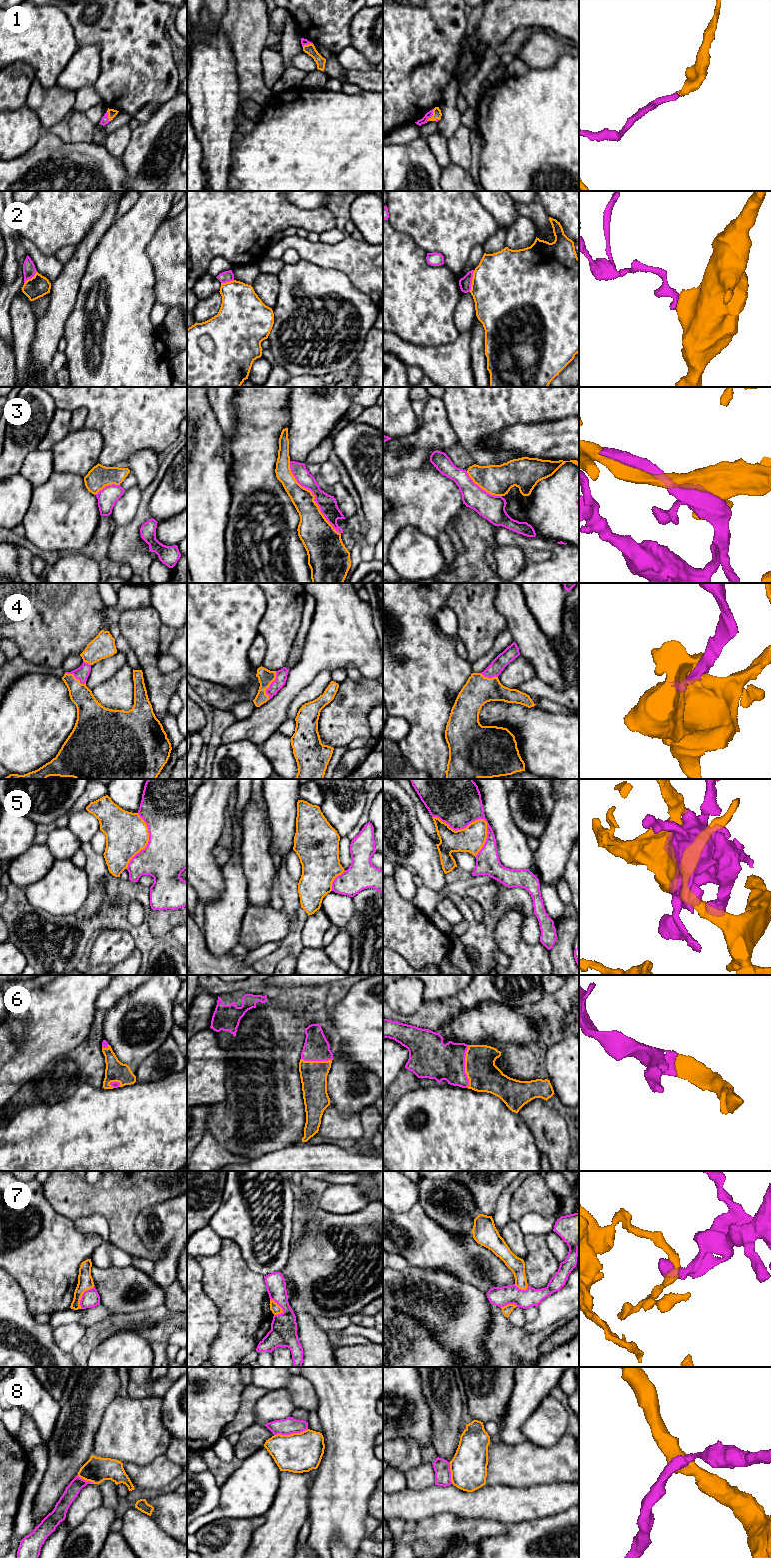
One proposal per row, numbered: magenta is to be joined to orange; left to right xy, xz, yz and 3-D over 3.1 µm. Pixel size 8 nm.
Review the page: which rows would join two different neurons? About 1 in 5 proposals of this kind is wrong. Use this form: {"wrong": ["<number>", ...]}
{"wrong": ["2", "7", "8"]}

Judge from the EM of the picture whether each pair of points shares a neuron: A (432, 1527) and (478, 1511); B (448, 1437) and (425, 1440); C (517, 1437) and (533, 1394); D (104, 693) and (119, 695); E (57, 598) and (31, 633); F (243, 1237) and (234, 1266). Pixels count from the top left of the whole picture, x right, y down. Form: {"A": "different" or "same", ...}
{"A": "different", "B": "different", "C": "same", "D": "same", "E": "same", "F": "different"}

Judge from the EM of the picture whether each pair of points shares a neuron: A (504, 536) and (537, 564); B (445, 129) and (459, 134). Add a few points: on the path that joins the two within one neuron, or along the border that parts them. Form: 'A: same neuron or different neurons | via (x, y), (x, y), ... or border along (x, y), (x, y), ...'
A: same neuron | via (514, 538), (520, 540), (534, 554)
B: different neurons | border along (460, 124), (448, 140)

